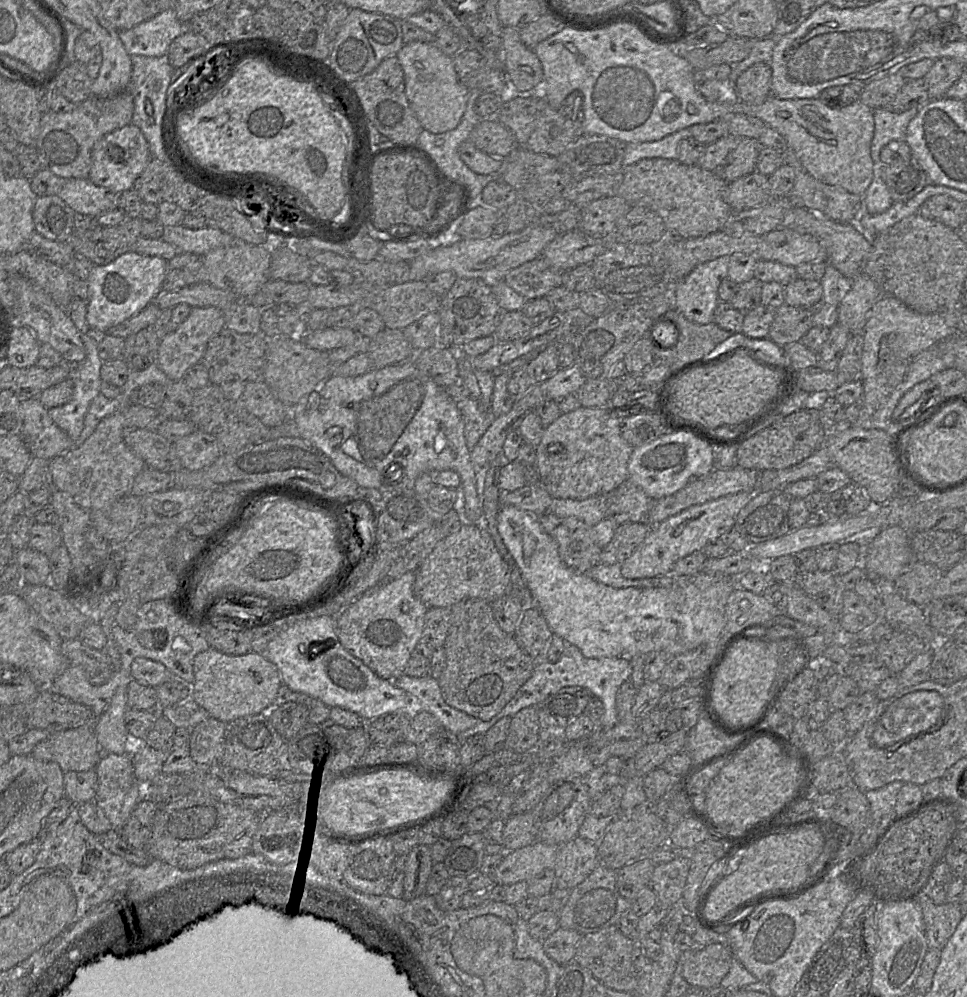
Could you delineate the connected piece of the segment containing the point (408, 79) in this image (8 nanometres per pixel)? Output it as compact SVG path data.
M424 42L404 44L395 56L403 70L405 95L423 129L433 134L455 129L466 110L470 90L458 81L452 57Z

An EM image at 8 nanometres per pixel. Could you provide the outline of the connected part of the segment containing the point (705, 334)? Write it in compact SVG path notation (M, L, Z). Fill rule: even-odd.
M674 307L660 319L673 321L679 330L678 341L673 347L661 349L653 346L654 358L664 359L671 367L670 371L686 362L703 358L732 336L730 331L713 321L708 324L692 322Z

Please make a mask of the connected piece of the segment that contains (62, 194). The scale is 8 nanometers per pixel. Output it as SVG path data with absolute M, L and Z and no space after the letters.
M61 178L58 196L75 212L100 215L117 207L117 194L89 178Z

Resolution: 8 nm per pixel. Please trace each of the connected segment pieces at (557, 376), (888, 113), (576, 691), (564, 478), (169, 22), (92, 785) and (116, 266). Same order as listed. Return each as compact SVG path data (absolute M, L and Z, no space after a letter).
M577 365L559 369L551 378L539 384L547 399L561 400L568 394L576 394L586 378Z
M878 108L873 110L874 135L871 141L871 157L877 167L882 167L880 159L881 149L893 140L905 141L906 131L910 121L916 116L919 108L911 108L897 113L890 108Z
M564 687L558 692L547 697L540 706L532 706L544 709L561 727L566 727L577 717L587 713L592 694L583 687Z
M585 407L562 413L544 428L536 451L538 482L553 498L583 500L608 493L628 479L633 447L624 439L619 419L607 407Z
M173 7L126 29L119 37L129 55L161 57L167 55L171 43L188 30L176 16Z
M95 768L87 771L67 771L63 776L64 795L74 804L94 801L97 791Z
M128 251L108 264L95 264L87 279L89 285L89 303L86 321L90 332L102 335L117 324L134 316L162 290L167 260L156 256Z

